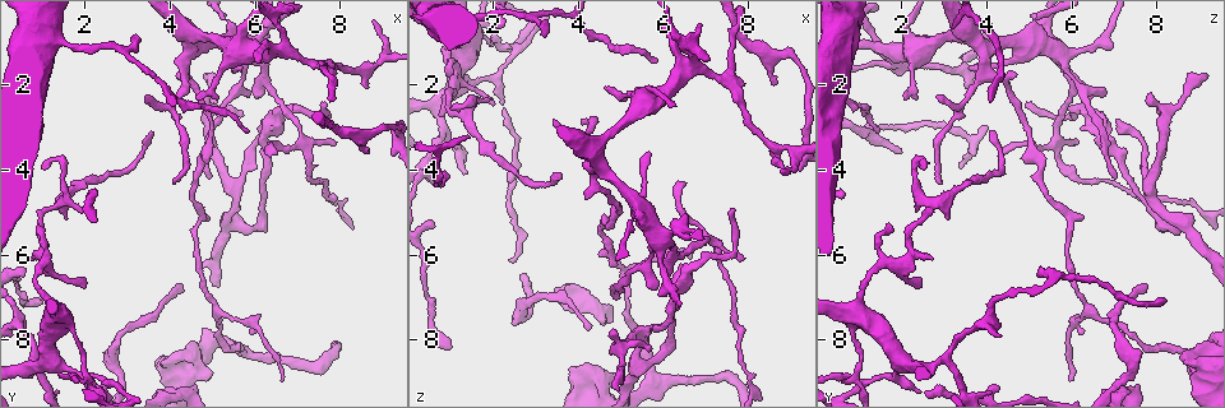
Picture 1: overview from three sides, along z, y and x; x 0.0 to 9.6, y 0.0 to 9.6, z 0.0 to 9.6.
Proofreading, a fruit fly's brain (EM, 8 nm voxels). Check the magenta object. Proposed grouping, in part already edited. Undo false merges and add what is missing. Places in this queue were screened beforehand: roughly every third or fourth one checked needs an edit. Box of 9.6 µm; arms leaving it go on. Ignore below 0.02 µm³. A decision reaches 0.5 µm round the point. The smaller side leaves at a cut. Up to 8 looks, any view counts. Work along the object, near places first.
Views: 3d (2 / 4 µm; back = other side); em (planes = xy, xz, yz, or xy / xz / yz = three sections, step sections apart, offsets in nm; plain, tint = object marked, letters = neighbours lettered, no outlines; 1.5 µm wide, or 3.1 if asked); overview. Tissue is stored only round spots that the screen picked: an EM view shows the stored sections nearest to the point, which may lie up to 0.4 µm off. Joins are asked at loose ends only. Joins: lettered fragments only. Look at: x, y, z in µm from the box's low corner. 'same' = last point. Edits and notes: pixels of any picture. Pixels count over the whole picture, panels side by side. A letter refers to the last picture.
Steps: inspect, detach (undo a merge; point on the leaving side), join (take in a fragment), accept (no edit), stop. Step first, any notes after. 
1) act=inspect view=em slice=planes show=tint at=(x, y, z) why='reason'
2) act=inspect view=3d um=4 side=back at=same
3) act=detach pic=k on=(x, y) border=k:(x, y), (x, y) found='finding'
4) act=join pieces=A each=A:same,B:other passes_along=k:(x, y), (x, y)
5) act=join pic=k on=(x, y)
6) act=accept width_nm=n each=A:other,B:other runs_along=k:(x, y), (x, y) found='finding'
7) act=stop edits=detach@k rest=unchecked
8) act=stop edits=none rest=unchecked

act=inspect view=3d um=2 at=(4.50, 1.25, 3.95) why='arms part here'

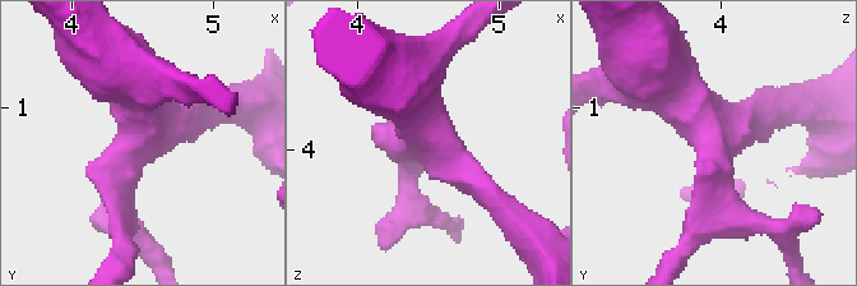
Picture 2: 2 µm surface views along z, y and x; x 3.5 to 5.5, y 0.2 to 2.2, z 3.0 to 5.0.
act=inspect view=em slice=xy step=8 show=tint at=(4.50, 1.22, 3.96) arms=3 arm_widths_nm=190,220,380

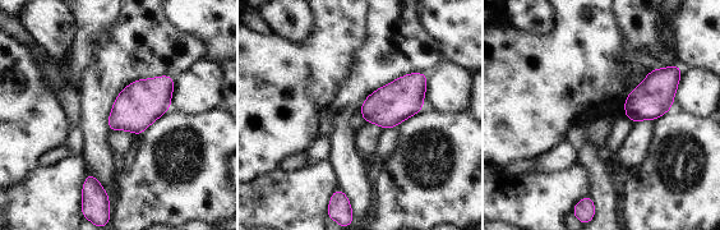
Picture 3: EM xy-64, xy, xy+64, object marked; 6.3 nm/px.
act=inspect view=em slice=xy step=8 show=letters at=same

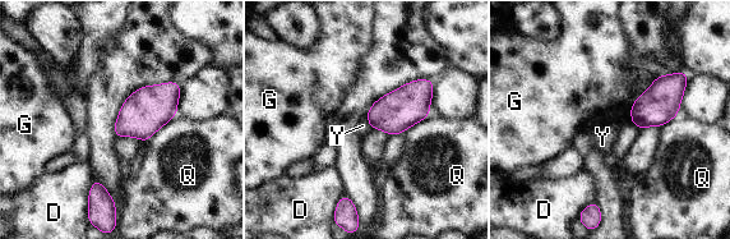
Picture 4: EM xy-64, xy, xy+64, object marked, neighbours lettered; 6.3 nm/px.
act=accept each=D:other,G:other,Q:other,Y:other border=4:(176, 114), (143, 143) found='one cell here'

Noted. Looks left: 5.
act=inspect view=em slice=planes show=plain at=(7.60, 2.35, 4.85) why='end of a long branch'

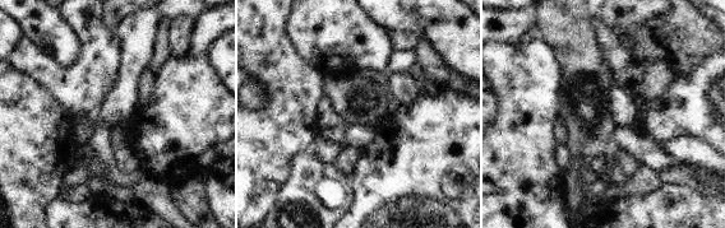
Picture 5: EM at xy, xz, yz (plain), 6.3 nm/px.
act=inspect view=em slice=planes show=letters at=same why='what lies round it'

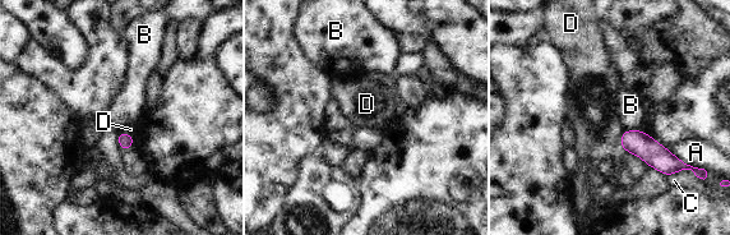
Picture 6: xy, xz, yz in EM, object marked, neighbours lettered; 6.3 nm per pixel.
act=accept each=A:other,B:other,C:other,D:other border=6:(624, 130), (620, 138), (620, 150) found='no lettered fragment goes on from it'

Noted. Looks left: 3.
act=inspect view=em slice=planes show=letters at=(5.80, 2.75, 8.20) why='an open end'

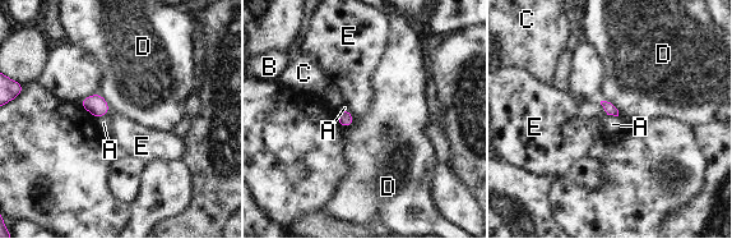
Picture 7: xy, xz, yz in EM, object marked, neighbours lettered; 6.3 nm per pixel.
act=accept each=A:other,B:other,C:other,D:other,E:other border=7:(601, 100), (608, 101), (619, 114) found='none of them fits'

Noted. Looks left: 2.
act=stop edits=none rest=unchecked

